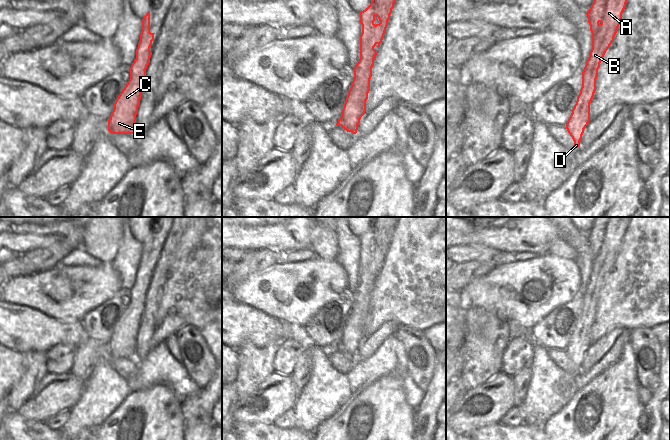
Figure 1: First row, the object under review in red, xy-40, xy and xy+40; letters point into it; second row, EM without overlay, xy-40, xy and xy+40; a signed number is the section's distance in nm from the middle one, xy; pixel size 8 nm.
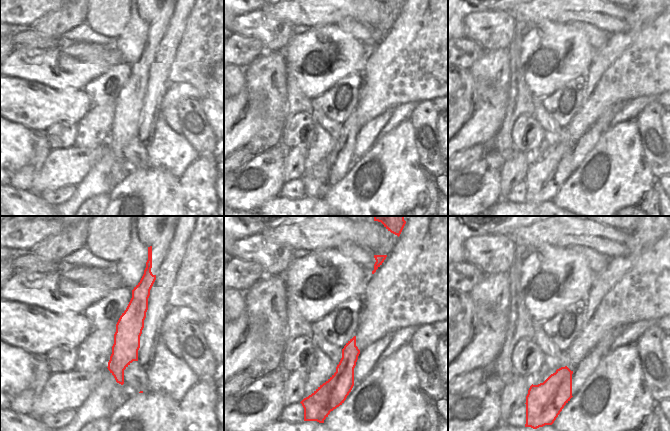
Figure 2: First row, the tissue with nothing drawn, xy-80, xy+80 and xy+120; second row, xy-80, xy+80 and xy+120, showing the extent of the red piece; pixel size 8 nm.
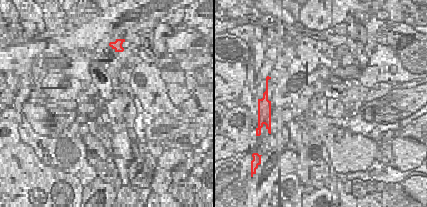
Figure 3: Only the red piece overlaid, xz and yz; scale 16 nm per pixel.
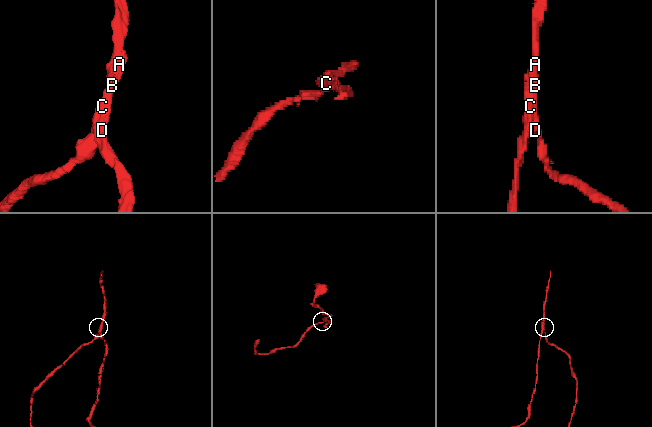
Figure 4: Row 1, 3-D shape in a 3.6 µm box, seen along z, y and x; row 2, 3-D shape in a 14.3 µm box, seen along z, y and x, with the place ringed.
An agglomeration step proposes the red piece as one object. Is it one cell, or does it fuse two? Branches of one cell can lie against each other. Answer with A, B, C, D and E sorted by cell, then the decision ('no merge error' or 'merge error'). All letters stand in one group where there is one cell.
groups A B C E / D; merge error

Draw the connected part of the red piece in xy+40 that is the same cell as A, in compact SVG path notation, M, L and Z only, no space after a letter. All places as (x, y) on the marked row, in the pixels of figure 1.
M594 0L590 9L586 13L590 25L590 31L592 33L592 49L586 61L584 71L582 72L582 87L577 100L581 98L582 105L587 110L590 110L590 103L596 91L596 79L598 77L600 63L606 51L614 41L627 1L628 0Z

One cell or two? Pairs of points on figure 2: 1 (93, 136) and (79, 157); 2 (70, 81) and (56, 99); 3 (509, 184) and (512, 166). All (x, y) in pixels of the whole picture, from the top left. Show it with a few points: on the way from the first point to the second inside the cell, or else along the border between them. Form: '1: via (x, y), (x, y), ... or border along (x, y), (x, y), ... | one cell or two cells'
1: border along (105, 144), (92, 148), (79, 148), (73, 145) | two cells
2: border along (40, 84), (57, 90), (83, 89) | two cells
3: via (509, 180), (512, 170) | one cell

